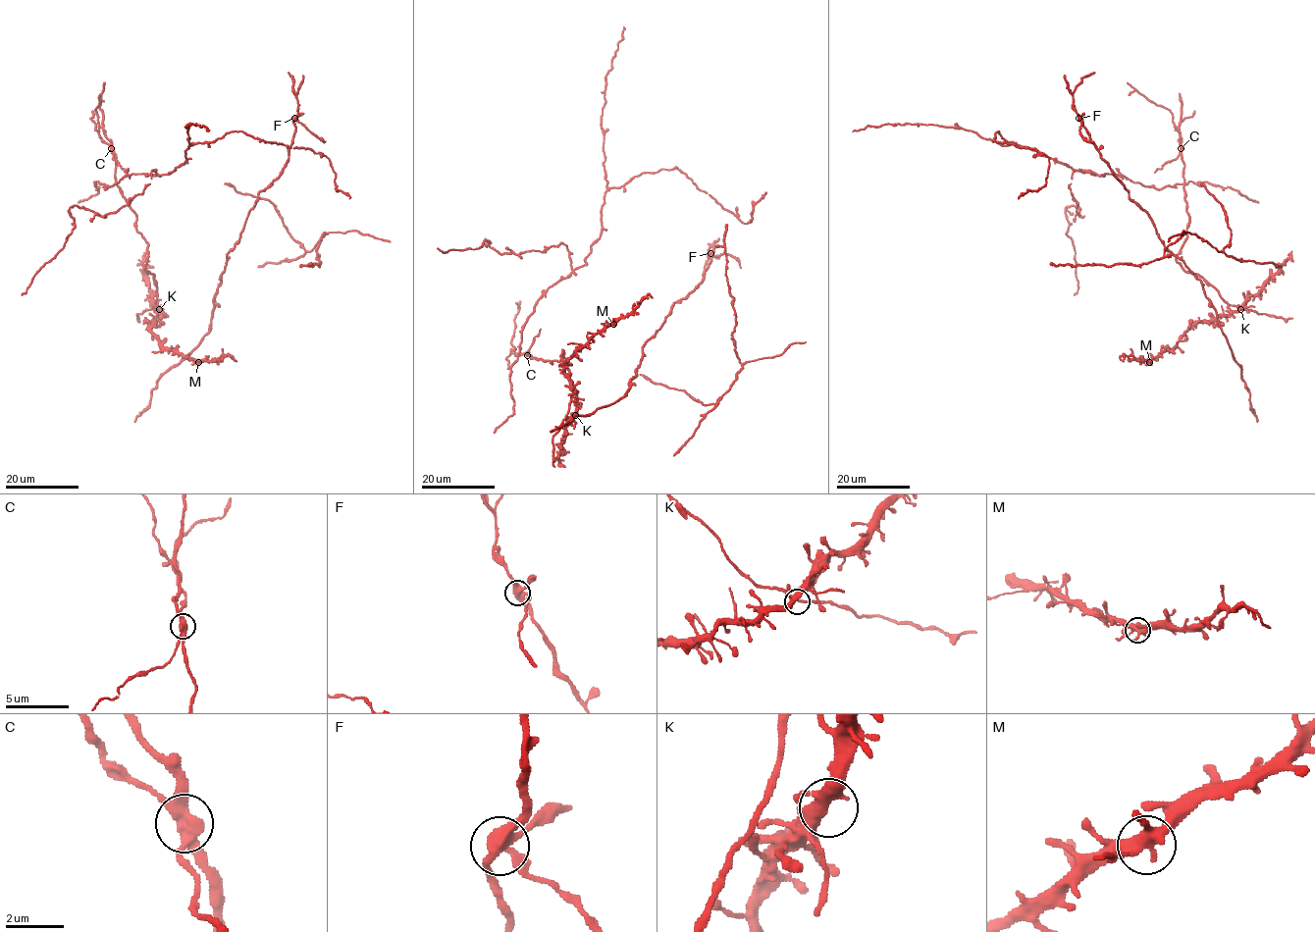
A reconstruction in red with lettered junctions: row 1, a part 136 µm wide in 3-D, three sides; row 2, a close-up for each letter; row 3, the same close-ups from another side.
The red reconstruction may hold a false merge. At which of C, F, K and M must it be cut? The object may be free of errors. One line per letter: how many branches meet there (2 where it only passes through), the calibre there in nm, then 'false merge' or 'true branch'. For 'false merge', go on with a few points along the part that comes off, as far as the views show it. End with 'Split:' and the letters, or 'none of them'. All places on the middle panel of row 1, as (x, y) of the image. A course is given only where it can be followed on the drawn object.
C: branches 4; calibre 400 nm; false merge; course (527, 355), (514, 353), (511, 344), (520, 301)
F: branches 4; calibre 380 nm; true branch
K: branches 4; calibre 360 nm; true branch
M: branches 4; calibre 380 nm; true branch
Split: C

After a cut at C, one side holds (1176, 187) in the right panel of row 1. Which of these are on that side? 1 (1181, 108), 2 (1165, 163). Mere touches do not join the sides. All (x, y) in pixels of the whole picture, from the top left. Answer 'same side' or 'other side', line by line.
1: same side
2: other side

